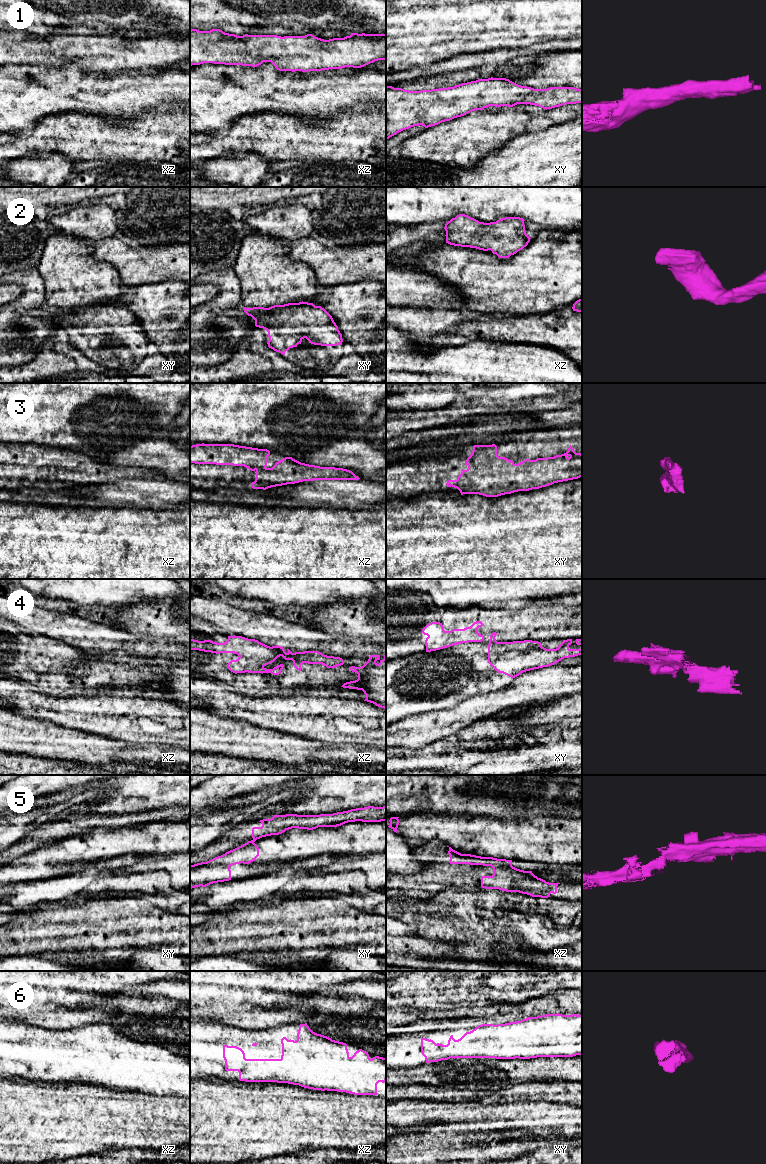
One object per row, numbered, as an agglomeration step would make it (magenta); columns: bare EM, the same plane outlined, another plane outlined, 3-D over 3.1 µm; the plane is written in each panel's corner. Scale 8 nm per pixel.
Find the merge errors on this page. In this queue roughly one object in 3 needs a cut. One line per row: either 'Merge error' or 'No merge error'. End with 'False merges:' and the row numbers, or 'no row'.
1: No merge error
2: No merge error
3: No merge error
4: Merge error
5: Merge error
6: No merge error
False merges: 4, 5

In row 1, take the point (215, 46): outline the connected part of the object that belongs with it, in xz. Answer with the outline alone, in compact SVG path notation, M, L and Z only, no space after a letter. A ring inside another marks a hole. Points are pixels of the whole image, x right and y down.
M220 29L210 31L190 30L190 66L203 63L242 65L257 67L263 62L271 62L279 71L322 71L345 67L361 68L378 60L386 60L386 34L351 33L344 38L324 40L312 34L305 36L248 35L237 36Z

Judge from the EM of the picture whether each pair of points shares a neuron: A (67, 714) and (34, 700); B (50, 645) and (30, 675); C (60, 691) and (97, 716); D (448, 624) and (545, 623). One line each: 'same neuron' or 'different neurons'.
A: same neuron
B: same neuron
C: different neurons
D: same neuron

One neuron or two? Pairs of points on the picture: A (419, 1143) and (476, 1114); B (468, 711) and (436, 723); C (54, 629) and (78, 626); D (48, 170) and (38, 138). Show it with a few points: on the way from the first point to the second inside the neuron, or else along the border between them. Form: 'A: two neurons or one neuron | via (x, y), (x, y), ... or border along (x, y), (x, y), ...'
A: one neuron | via (432, 1128), (449, 1124), (456, 1117), (461, 1117)
B: one neuron | via (460, 716), (444, 722)
C: one neuron | via (60, 628), (72, 627)
D: two neurons | border along (20, 157), (61, 152), (67, 159)

